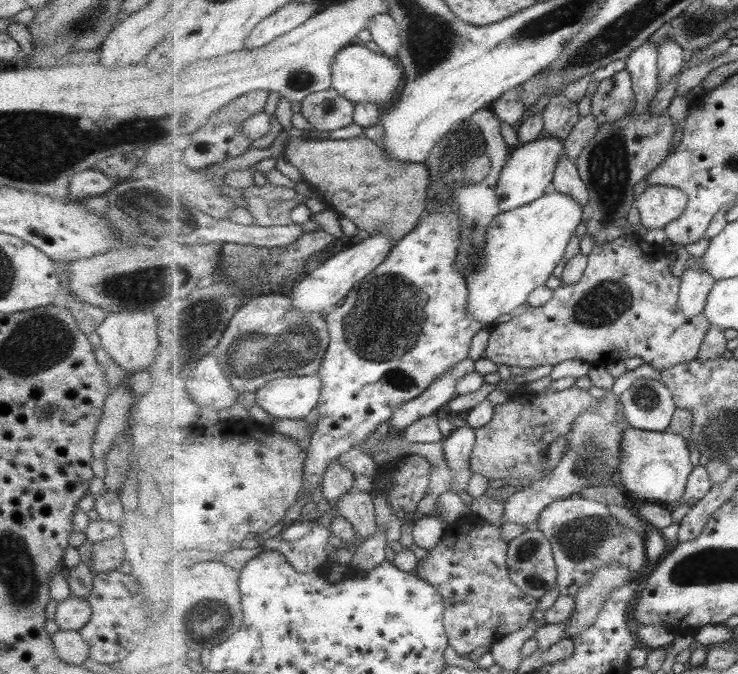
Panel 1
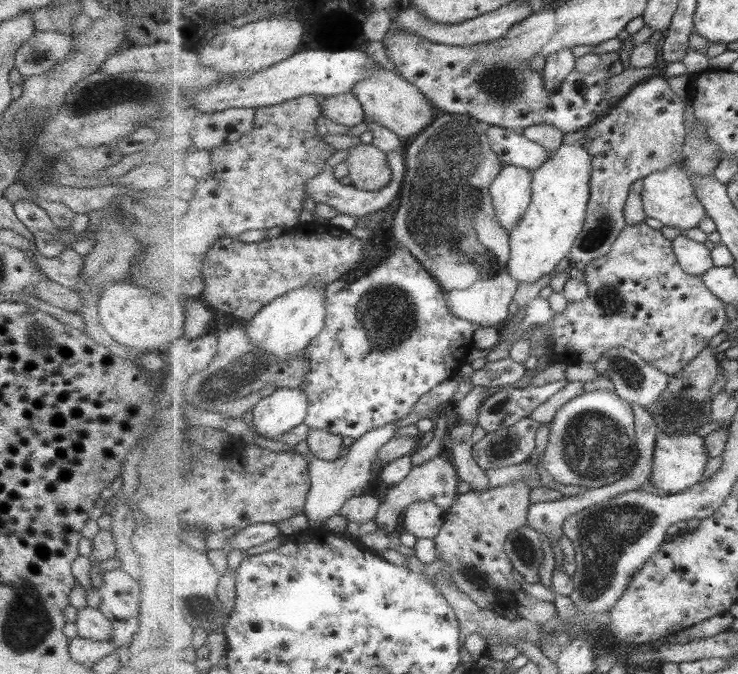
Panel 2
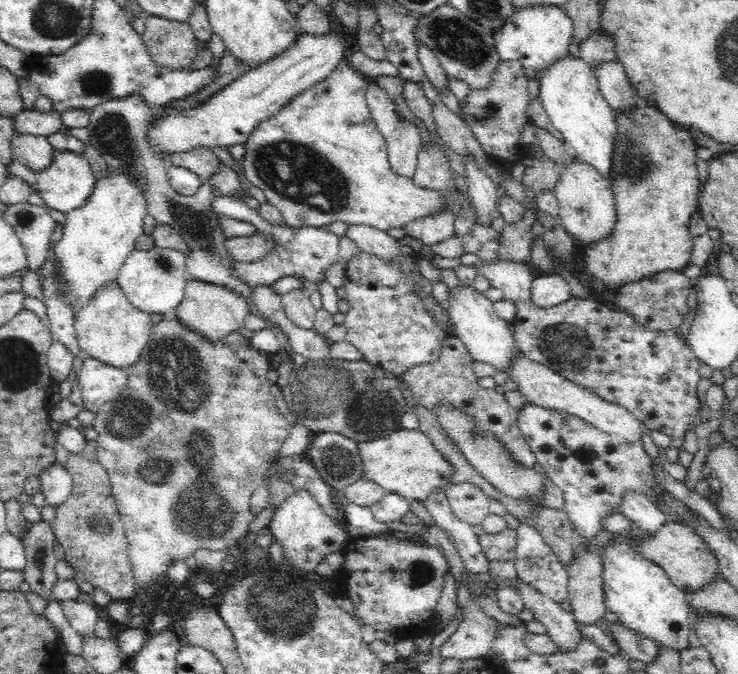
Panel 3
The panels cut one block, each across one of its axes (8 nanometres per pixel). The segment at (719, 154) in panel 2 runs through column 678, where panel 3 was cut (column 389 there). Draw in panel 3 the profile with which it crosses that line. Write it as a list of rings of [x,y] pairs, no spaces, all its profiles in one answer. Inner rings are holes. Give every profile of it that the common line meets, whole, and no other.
[[[344,56],[326,78],[310,85],[310,88],[302,89],[274,116],[254,127],[244,143],[246,154],[240,161],[245,177],[264,192],[267,202],[281,212],[286,225],[292,228],[324,228],[326,224],[340,221],[347,224],[368,224],[387,232],[440,213],[447,213],[456,219],[462,208],[472,210],[476,225],[482,225],[481,215],[474,201],[466,198],[466,194],[459,188],[446,187],[441,191],[420,188],[414,184],[413,179],[393,171],[387,157],[385,140],[376,132],[374,123],[370,120],[365,101],[366,89],[367,83],[362,74],[350,68]]]

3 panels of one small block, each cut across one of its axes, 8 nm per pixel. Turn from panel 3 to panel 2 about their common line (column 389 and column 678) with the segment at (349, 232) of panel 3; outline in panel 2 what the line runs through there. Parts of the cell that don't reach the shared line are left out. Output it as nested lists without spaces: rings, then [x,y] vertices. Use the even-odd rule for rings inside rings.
[[[684,234],[675,237],[672,246],[681,262],[680,266],[689,275],[701,277],[714,267],[712,250],[709,250],[705,244],[699,244]]]

